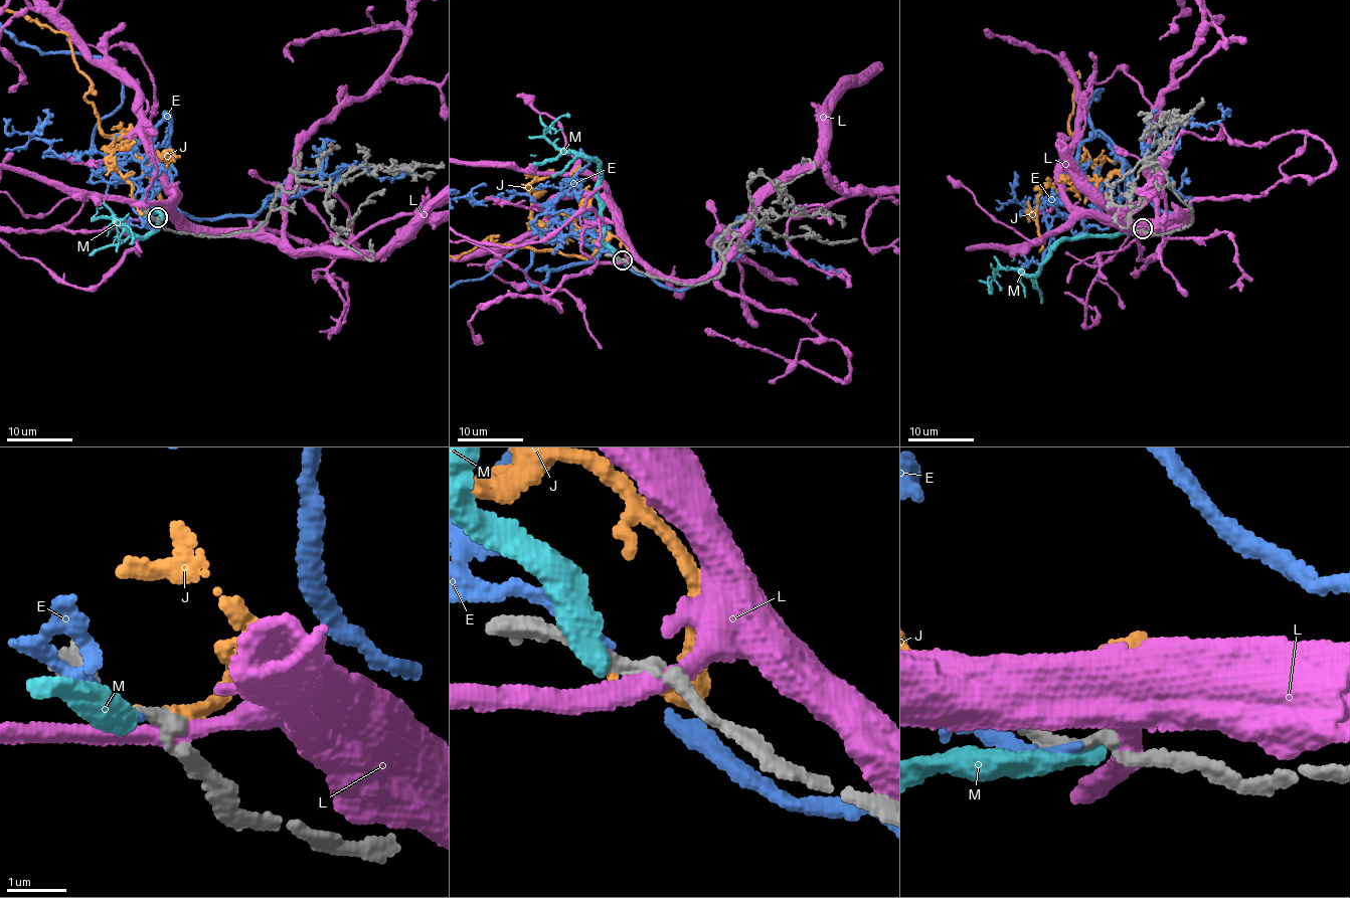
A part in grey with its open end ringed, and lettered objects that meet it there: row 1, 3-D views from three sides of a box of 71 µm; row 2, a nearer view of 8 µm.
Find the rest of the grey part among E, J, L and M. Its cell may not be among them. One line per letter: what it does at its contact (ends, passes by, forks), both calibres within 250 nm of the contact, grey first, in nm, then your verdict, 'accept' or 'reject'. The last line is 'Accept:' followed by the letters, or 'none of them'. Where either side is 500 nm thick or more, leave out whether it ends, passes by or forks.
E: it ends there; 240 nm thick on the grey side, 200 nm on the other; reject
J: it ends there; 200 nm thick on the grey side, 240 nm on the other; accept
L: it passes by; 220 nm thick on the grey side, 320 nm on the other; reject
M: it ends there; 240 nm thick on the grey side, 480 nm on the other; reject
Accept: J

